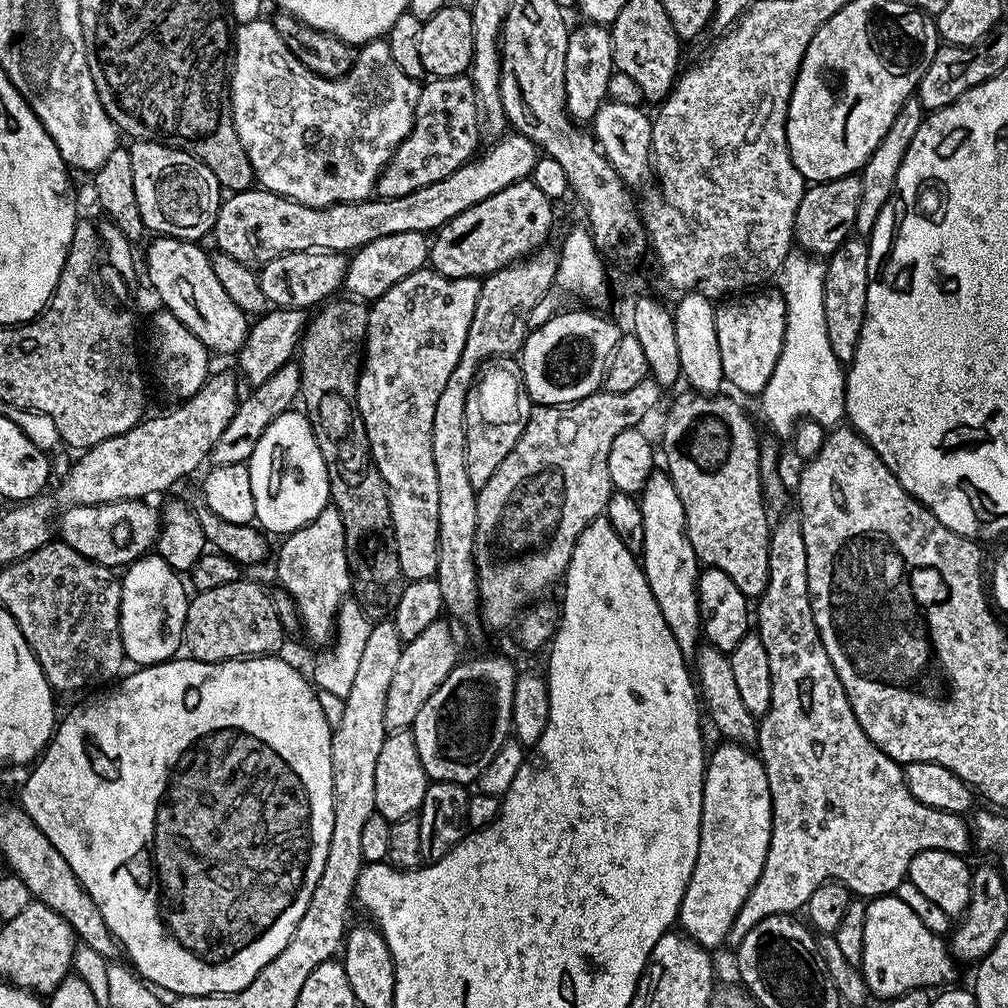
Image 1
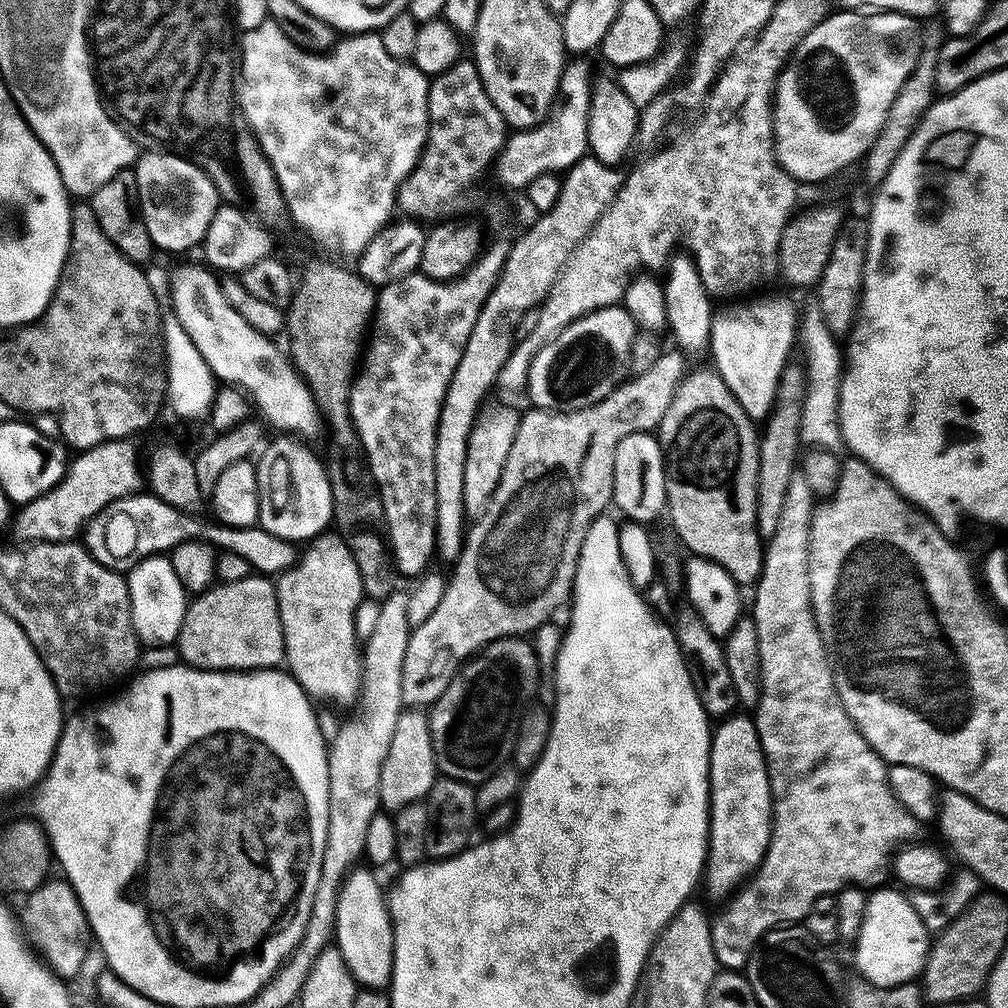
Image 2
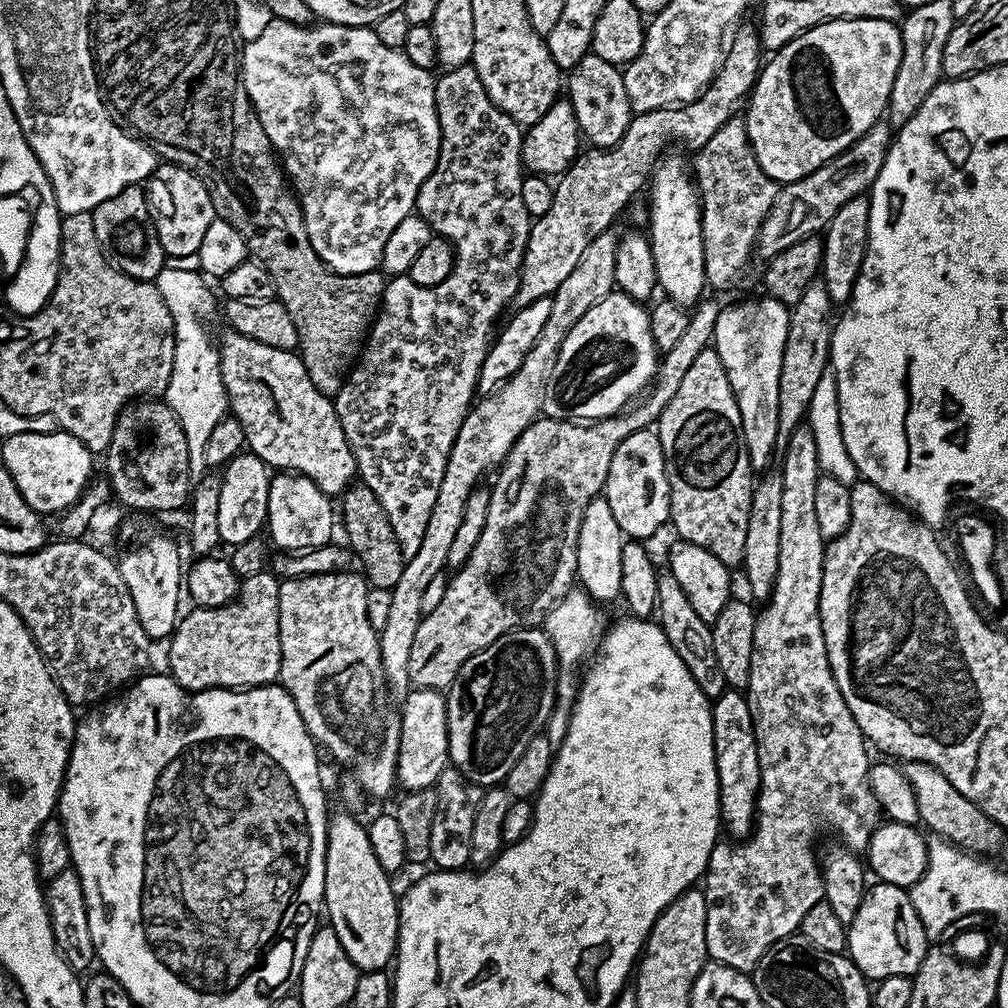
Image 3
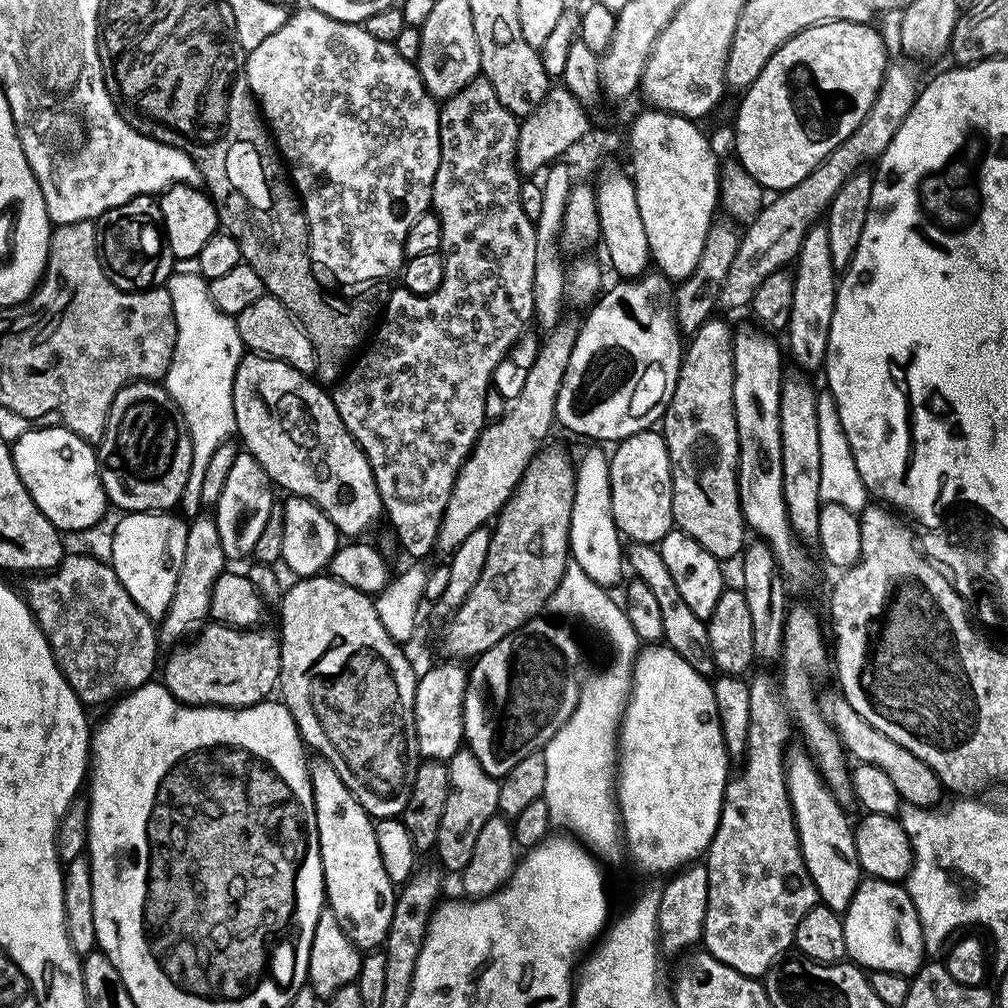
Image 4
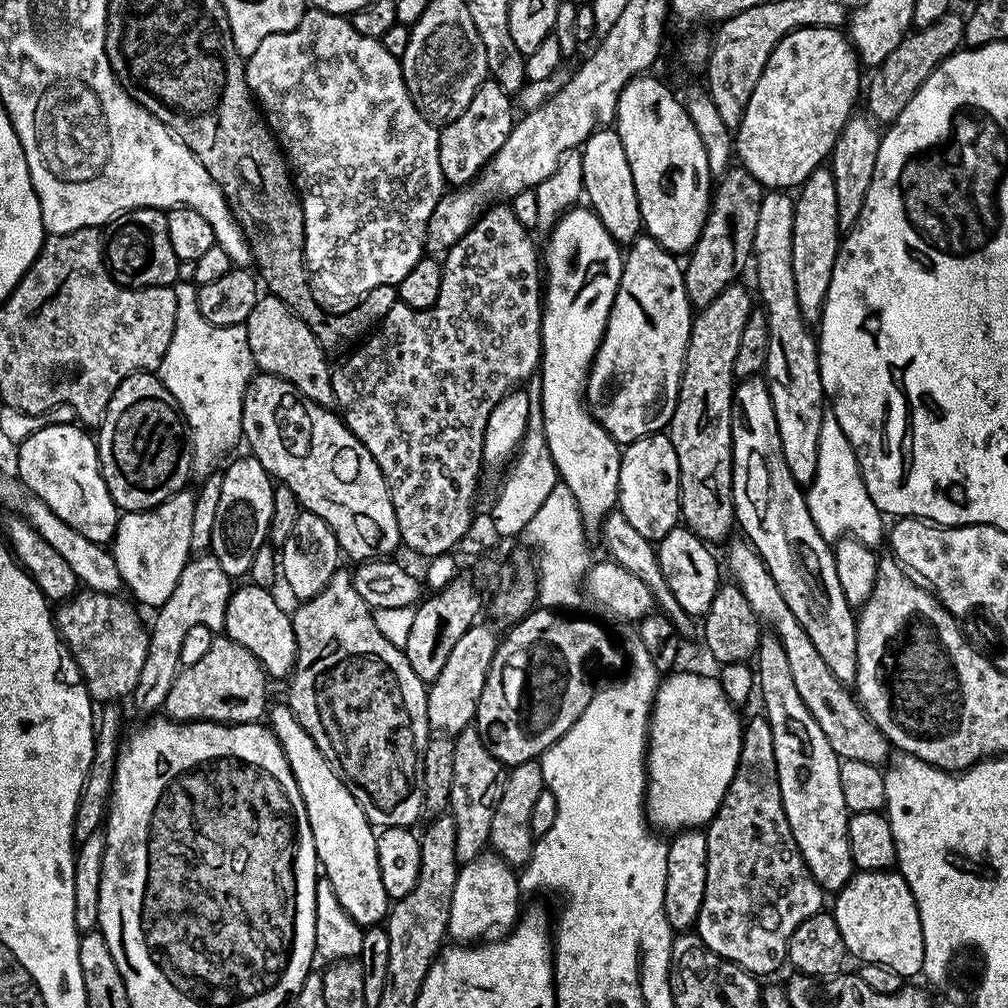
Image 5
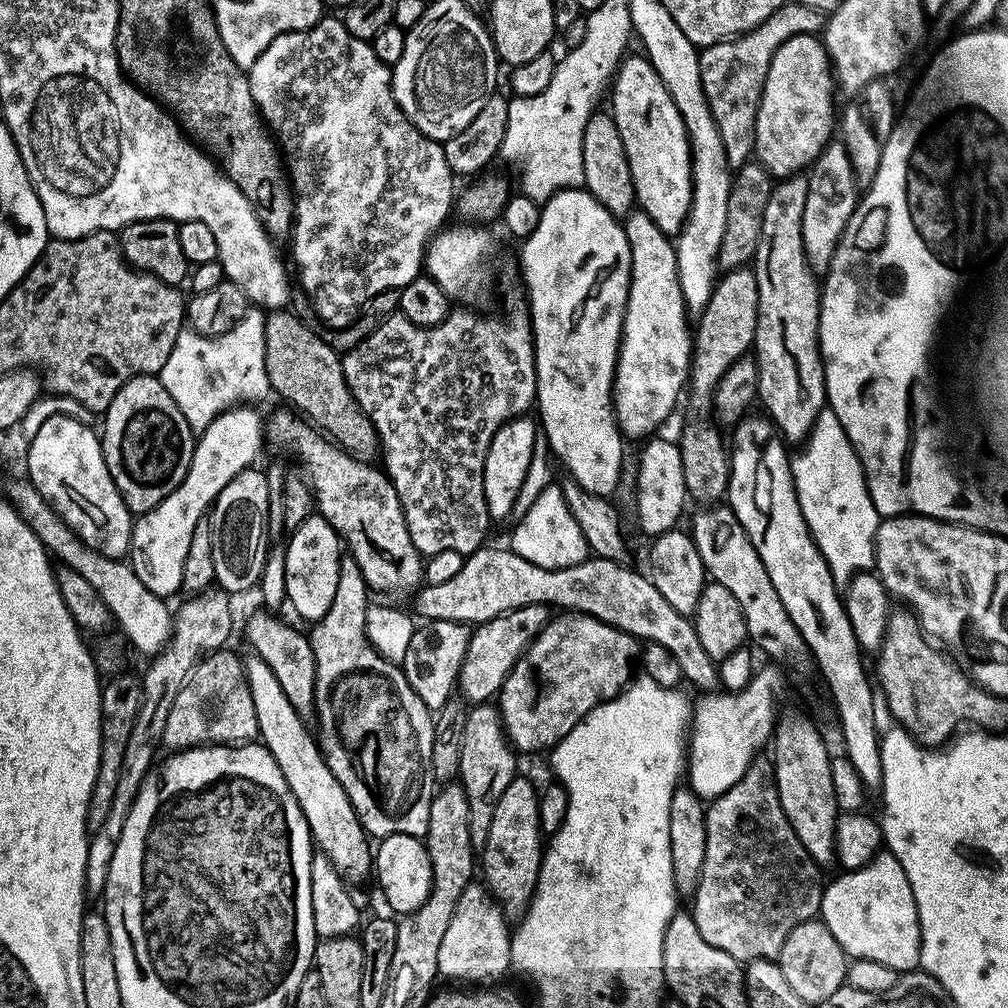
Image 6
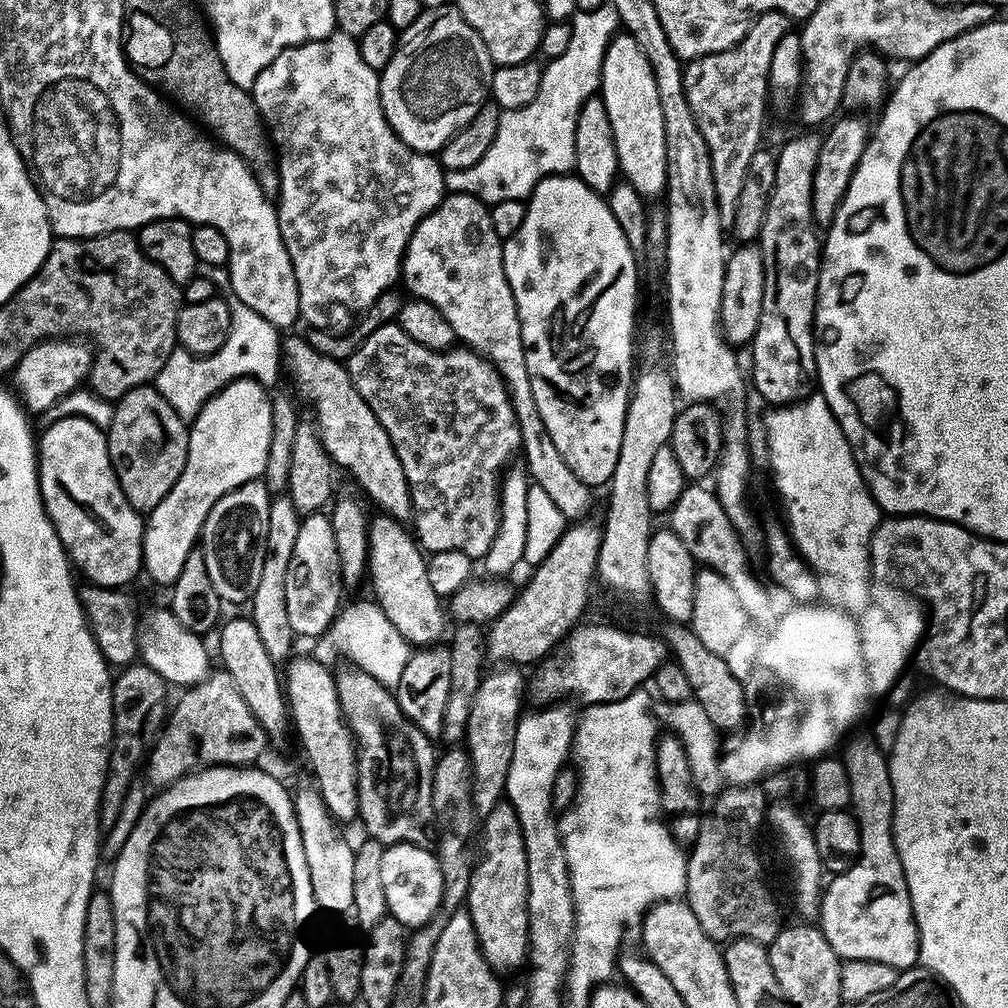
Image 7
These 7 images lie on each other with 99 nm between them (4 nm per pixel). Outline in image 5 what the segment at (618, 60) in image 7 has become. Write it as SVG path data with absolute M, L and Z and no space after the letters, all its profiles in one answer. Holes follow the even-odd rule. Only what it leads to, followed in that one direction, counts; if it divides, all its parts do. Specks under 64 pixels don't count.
M641 74L635 76L622 90L616 107L614 127L622 138L626 162L630 162L630 174L634 174L634 190L638 190L643 231L653 236L667 252L691 253L700 237L704 220L708 217L714 177L708 168L706 148L702 146L702 138L698 138L698 130L694 130L694 122L687 107L681 101L680 104L676 101L675 94L662 81L655 80L652 74Z

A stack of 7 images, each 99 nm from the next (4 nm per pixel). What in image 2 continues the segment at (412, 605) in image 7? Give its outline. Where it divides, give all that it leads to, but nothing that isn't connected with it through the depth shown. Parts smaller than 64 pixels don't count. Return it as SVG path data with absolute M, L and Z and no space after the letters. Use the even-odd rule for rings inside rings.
M180 264L170 272L172 282L172 312L178 318L178 322L182 322L182 330L186 330L186 334L190 334L190 342L194 342L194 346L198 346L198 354L202 354L202 358L206 362L206 366L210 366L213 376L221 385L232 385L234 388L241 390L244 396L250 401L251 407L260 411L259 419L263 421L269 429L277 428L275 431L280 434L291 434L297 438L309 438L308 436L316 436L322 432L322 417L320 407L316 404L316 399L312 396L312 391L308 389L308 384L301 378L300 373L296 370L296 365L292 363L289 353L283 347L276 345L277 341L270 336L264 336L258 330L254 330L254 326L250 326L250 322L246 322L242 318L242 314L238 314L238 310L234 310L234 306L230 306L230 302L226 302L226 294L222 294L220 289L220 280L215 271L209 270L207 267L196 264Z

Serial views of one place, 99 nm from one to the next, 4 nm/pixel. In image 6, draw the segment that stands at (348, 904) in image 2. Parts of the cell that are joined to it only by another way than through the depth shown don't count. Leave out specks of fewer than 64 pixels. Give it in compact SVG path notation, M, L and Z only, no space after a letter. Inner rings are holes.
M255 654L245 655L243 662L246 682L250 686L250 698L254 698L254 714L258 717L259 739L264 747L270 750L274 762L278 762L278 770L282 770L282 778L286 778L286 786L290 786L306 818L308 829L312 831L315 847L332 863L334 870L338 870L338 874L345 882L352 886L362 883L367 876L369 879L373 875L374 852L370 844L368 848L370 837L360 824L360 816L354 810L346 790L342 790L338 778L334 778L330 766L324 760L317 737L313 733L312 736L308 733L308 728L304 725L307 724L305 717L300 716L298 710L294 710L294 706L290 706L290 698L286 698L278 678L274 678L274 670L270 670L270 666L266 666L266 662L262 662L262 658Z

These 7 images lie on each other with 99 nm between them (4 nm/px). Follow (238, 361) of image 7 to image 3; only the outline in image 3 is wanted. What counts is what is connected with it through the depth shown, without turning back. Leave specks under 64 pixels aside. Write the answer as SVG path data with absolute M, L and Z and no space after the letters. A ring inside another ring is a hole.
M165 266L156 275L154 283L158 294L162 294L162 302L166 302L166 310L170 310L170 318L174 318L176 335L174 370L163 399L170 406L170 410L174 410L182 426L182 434L186 434L188 471L191 479L197 481L206 474L204 455L210 434L213 433L214 426L226 416L229 407L220 369L220 348L217 341L216 344L212 341L212 336L204 325L215 312L217 315L218 300L216 304L211 290L208 289L209 281L195 267L192 268Z

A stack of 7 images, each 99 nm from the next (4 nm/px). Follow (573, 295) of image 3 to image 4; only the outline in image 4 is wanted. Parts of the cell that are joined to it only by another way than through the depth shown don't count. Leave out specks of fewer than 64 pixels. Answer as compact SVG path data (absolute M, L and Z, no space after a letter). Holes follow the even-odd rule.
M567 322L558 324L553 332L547 333L539 345L533 366L523 375L524 380L516 398L509 401L499 420L485 425L480 432L471 454L460 467L442 514L434 547L437 553L451 554L455 548L462 546L462 542L466 542L466 537L474 534L474 530L485 527L499 516L526 466L541 449L540 442L555 425L557 394L576 340L575 325Z

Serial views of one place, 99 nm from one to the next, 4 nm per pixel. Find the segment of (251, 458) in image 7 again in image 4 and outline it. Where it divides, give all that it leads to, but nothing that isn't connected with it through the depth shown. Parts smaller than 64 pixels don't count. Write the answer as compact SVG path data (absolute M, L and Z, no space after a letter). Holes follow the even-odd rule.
M172 510L129 512L119 518L112 536L112 569L118 574L118 582L122 582L126 594L134 598L149 620L159 622L174 598L174 586L178 586L178 570L182 570L182 554L186 554L188 524Z

